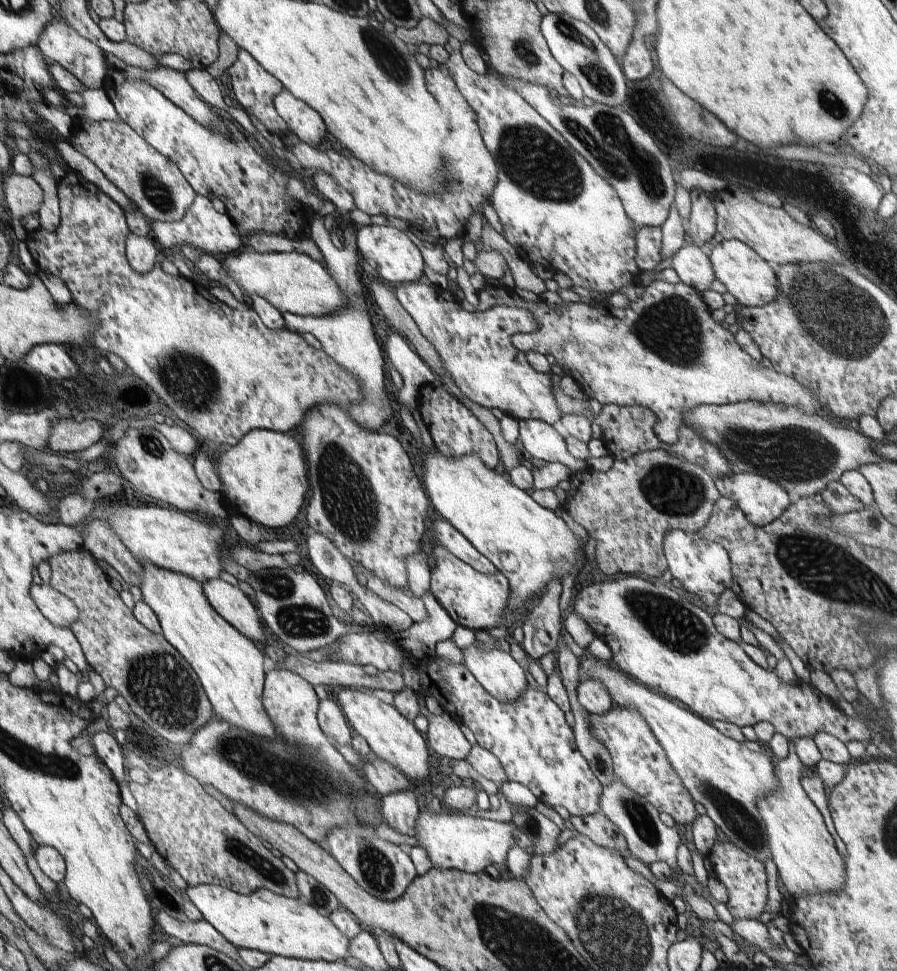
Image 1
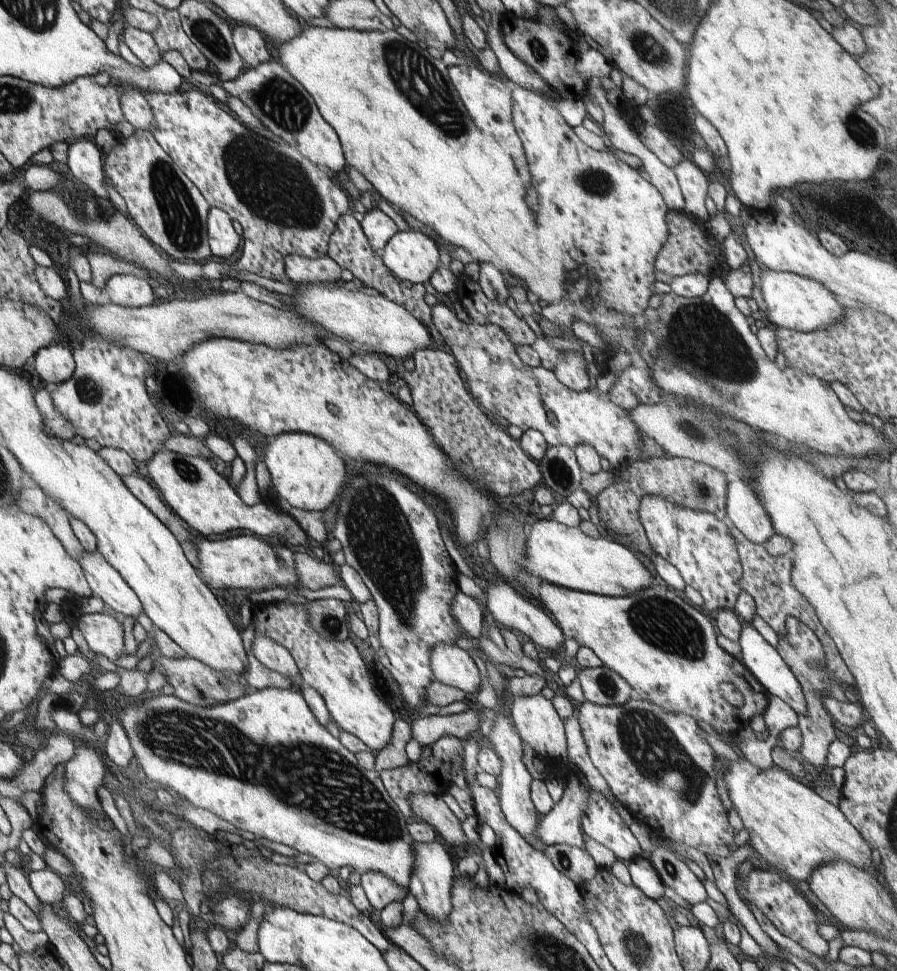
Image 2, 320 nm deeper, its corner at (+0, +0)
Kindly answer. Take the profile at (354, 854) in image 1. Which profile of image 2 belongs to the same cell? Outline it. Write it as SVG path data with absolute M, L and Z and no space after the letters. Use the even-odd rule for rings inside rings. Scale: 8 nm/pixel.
M367 872L361 873L361 884L369 903L382 910L387 904L394 901L402 901L408 891L398 886L393 880L390 880L385 874Z

